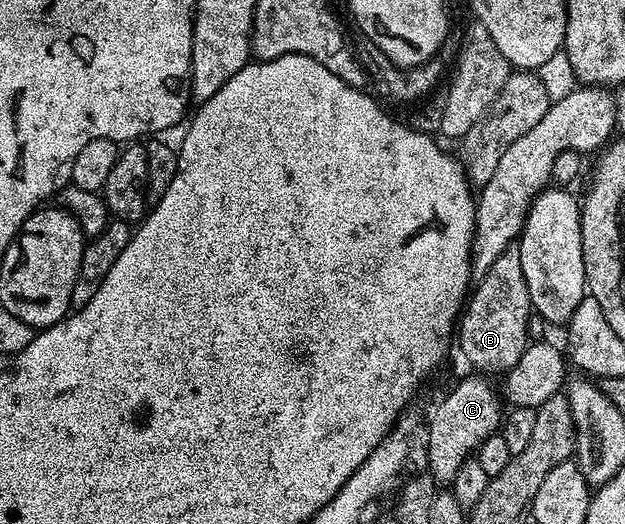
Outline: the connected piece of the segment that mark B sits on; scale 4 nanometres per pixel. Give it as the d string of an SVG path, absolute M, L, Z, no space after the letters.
M515 243L496 255L496 263L492 263L492 267L488 267L486 274L473 286L456 325L457 348L459 345L467 363L475 365L478 368L475 370L483 374L495 375L514 369L532 341L530 317L532 308L528 284L524 279L520 245Z

